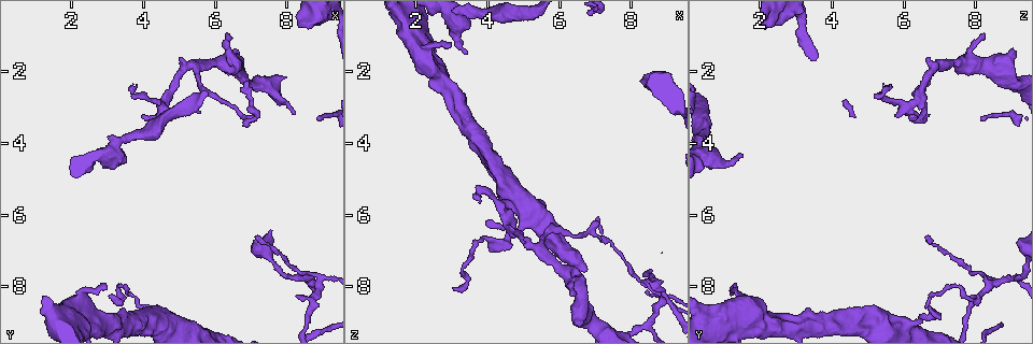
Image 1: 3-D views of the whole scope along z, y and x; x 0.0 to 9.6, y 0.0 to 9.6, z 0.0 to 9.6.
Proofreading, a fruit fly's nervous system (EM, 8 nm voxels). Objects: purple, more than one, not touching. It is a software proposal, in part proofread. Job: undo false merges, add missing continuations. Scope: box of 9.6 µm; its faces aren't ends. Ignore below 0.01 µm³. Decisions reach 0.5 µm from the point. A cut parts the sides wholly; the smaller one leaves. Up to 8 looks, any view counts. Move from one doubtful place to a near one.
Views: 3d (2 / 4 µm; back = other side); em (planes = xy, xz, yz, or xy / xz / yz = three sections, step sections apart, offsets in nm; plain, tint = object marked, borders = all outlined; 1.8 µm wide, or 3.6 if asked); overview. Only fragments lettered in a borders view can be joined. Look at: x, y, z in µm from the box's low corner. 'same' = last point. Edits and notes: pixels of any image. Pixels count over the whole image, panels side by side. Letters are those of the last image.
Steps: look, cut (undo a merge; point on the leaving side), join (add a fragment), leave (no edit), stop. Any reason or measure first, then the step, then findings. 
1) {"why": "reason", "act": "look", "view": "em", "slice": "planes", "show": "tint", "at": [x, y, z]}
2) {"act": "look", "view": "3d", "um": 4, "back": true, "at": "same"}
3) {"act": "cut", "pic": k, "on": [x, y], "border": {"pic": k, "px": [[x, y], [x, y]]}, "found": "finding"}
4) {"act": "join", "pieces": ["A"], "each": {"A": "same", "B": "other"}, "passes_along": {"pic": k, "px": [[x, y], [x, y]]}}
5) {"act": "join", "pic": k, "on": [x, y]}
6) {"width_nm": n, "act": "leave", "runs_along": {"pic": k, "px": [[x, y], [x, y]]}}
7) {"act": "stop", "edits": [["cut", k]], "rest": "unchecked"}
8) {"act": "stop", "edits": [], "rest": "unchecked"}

{"why": "four-way junction", "act": "look", "view": "em", "slice": "xy", "step": 4, "show": "tint", "at": [8.90, 8.00, 8.45]}

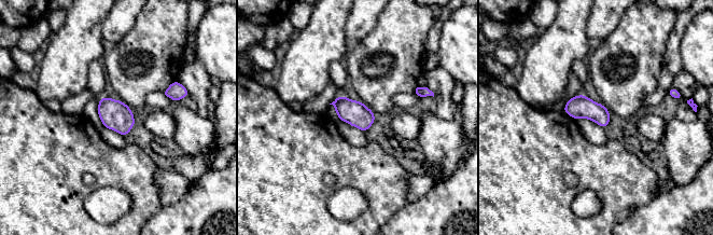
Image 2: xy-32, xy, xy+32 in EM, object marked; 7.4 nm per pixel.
{"act": "look", "view": "em", "slice": "planes", "show": "borders", "at": "same"}

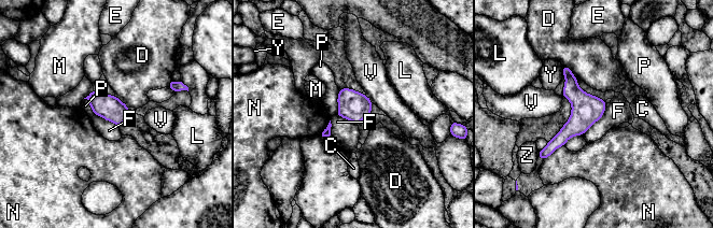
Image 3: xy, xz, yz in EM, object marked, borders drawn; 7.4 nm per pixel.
{"act": "cut", "pic": 3, "on": [584, 104], "each": {"C": "other", "D": "other", "E": "other", "F": "other", "L": "other", "M": "other", "N": "other", "P": "other", "V": "other", "Y": "other", "Z": "other"}, "part_leaving": {"pic": 3, "px": [[572, 77], [577, 120], [544, 153]]}, "found": "a second neuron is stuck on"}

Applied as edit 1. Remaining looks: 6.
{"why": "an open end", "act": "look", "view": "em", "slice": "xy", "step": 16, "show": "tint", "at": [3.85, 2.40, 5.60]}

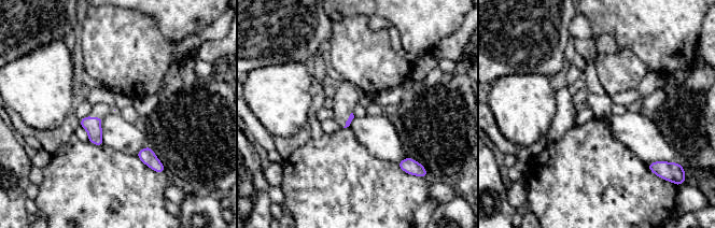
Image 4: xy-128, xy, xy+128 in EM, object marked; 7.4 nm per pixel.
{"why": "another direction", "act": "look", "view": "em", "slice": "planes", "show": "borders", "at": "same"}

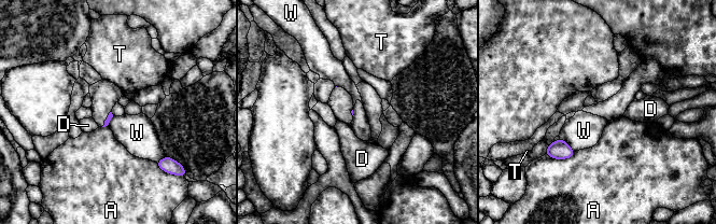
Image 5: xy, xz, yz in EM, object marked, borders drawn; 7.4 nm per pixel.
{"act": "leave", "each": {"A": "other", "D": "other", "T": "other", "W": "other"}, "border": {"pic": 5, "px": [[560, 138], [575, 151]]}, "found": "no lettered fragment goes on from it"}

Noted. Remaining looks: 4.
{"why": "an open end", "act": "look", "view": "em", "slice": "planes", "show": "plain", "at": [3.45, 4.35, 1.40]}

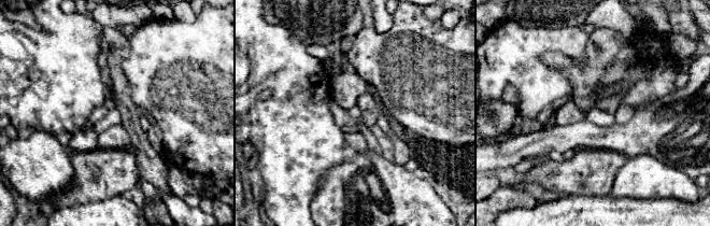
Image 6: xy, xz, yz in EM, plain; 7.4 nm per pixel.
{"act": "look", "view": "em", "slice": "planes", "show": "borders", "at": "same"}

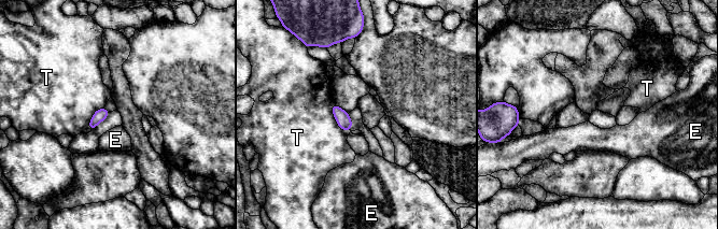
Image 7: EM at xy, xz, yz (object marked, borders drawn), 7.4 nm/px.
{"act": "leave", "each": {"E": "other", "T": "other"}, "border": {"pic": 7, "px": [[333, 104], [336, 124], [350, 131]]}, "found": "none of them fits"}

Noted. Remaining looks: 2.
{"act": "stop", "edits": [["cut", 3]], "rest": "unchecked"}

